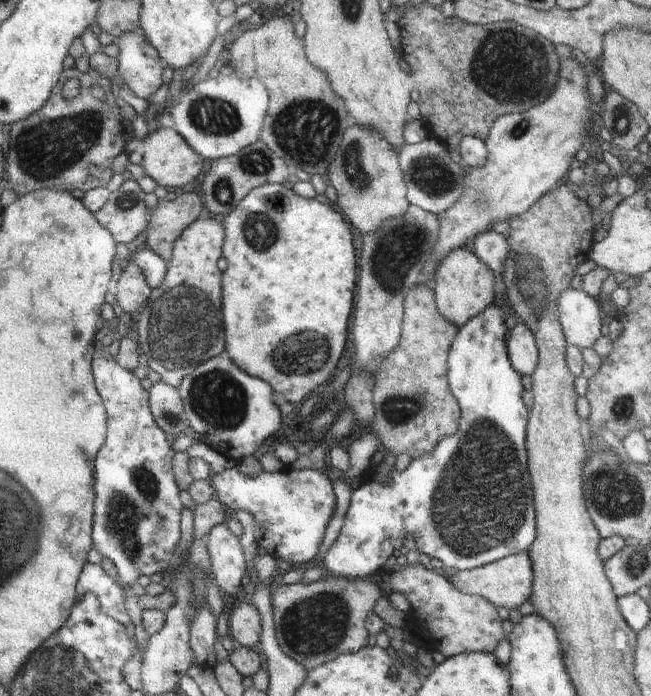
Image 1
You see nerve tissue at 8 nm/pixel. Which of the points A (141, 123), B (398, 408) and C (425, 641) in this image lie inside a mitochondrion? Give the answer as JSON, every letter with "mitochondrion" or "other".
{"A":"other","B":"mitochondrion","C":"other"}

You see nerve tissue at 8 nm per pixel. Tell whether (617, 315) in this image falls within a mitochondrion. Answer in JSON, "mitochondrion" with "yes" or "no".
{"mitochondrion":"no"}

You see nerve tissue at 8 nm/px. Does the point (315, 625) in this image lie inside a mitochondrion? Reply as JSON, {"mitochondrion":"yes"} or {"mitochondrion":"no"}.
{"mitochondrion":"yes"}

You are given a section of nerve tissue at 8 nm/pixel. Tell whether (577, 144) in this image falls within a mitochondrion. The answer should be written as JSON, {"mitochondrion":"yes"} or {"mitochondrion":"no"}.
{"mitochondrion":"no"}

